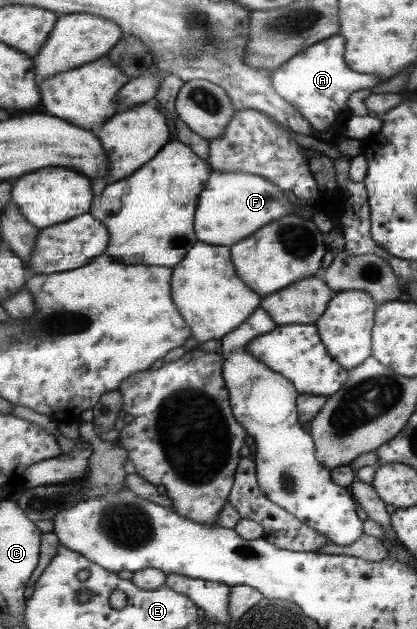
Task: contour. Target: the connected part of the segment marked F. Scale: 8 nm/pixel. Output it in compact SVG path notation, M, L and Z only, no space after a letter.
M212 172L202 193L200 193L199 208L195 214L195 234L200 236L199 242L206 244L230 247L232 244L239 243L240 240L248 238L250 234L255 234L260 228L267 226L268 223L276 222L278 219L293 214L295 208L292 203L282 196L282 192L276 188L265 177L253 175L245 172Z

